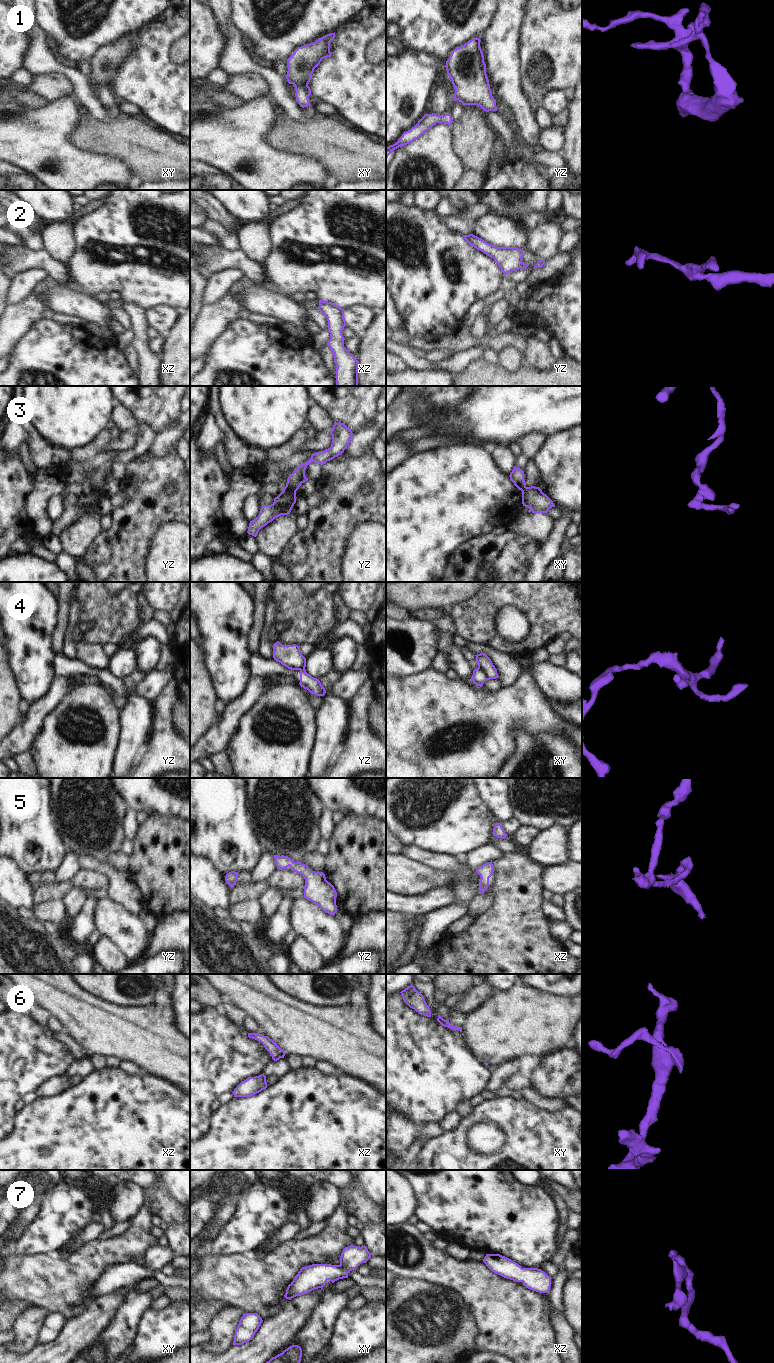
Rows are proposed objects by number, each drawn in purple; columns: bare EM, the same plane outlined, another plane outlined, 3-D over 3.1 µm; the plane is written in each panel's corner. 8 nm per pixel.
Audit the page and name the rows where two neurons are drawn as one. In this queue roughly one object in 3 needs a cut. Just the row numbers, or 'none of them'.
3, 4

